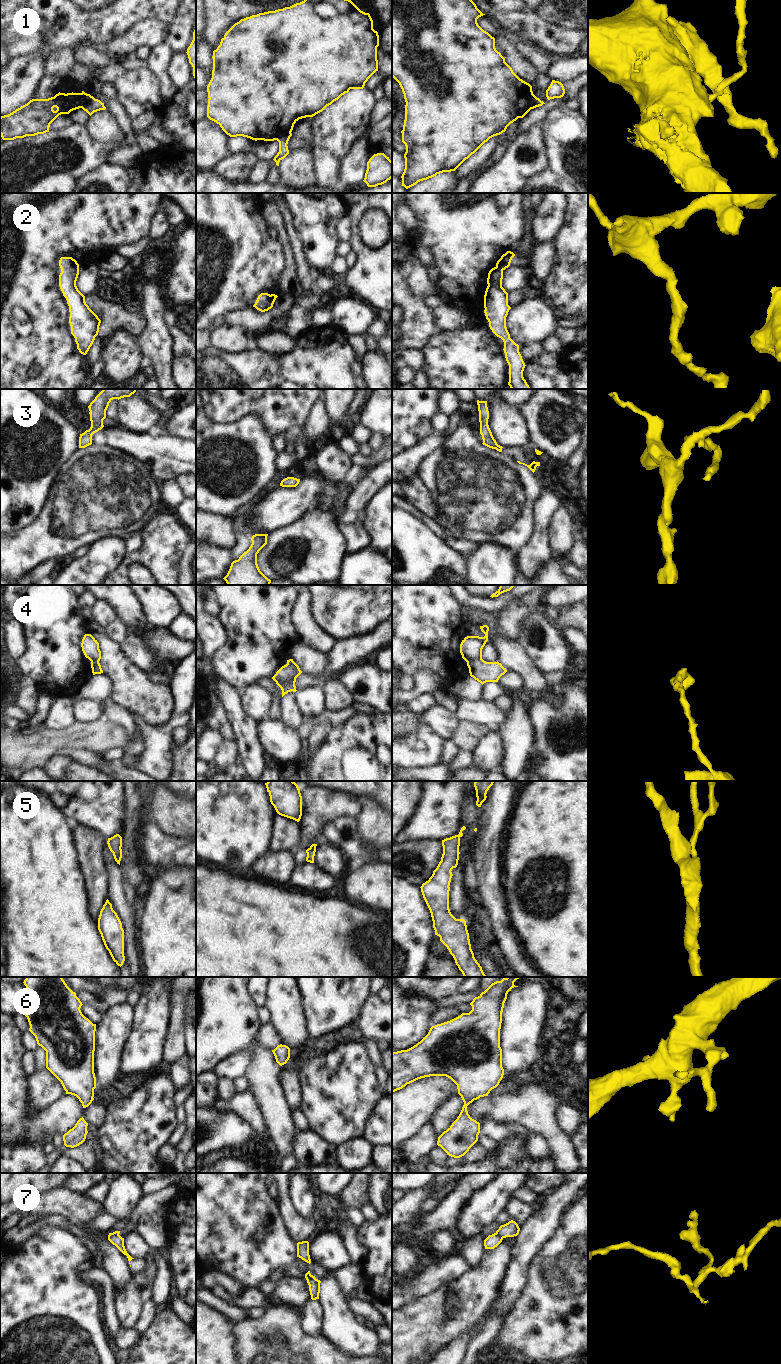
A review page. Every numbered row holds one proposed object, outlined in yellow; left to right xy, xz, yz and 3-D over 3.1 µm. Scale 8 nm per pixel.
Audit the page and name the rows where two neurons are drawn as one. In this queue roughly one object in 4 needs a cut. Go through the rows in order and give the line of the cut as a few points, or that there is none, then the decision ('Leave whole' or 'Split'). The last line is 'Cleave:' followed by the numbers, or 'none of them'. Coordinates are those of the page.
1: Split along xz (290, 131), (276, 139). Split
2: No split. Leave whole
3: No split. Leave whole
4: Split along yz (481, 657), (467, 662). Split
5: No split. Leave whole
6: No split. Leave whole
7: Split along yz (495, 1233), (502, 1238). Split
Cleave: 1, 4, 7

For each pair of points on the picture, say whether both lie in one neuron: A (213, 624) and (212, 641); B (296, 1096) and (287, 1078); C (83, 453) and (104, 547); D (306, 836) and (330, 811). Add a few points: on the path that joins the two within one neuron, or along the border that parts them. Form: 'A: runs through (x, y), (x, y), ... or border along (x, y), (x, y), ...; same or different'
A: runs through (212, 628), (212, 637); same
B: runs through (292, 1092), (290, 1082); same
C: border along (125, 539), (119, 536), (103, 537), (91, 546); different
D: runs through (311, 830), (324, 817); same

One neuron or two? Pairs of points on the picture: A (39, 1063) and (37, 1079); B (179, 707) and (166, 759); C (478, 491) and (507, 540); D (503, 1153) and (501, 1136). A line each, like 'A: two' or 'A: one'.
A: two
B: one
C: one
D: two

